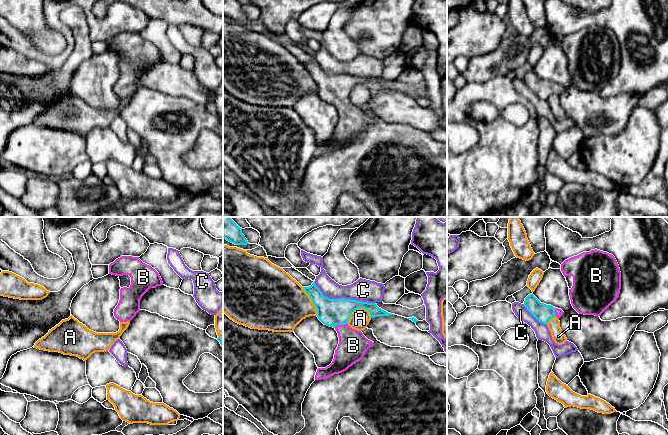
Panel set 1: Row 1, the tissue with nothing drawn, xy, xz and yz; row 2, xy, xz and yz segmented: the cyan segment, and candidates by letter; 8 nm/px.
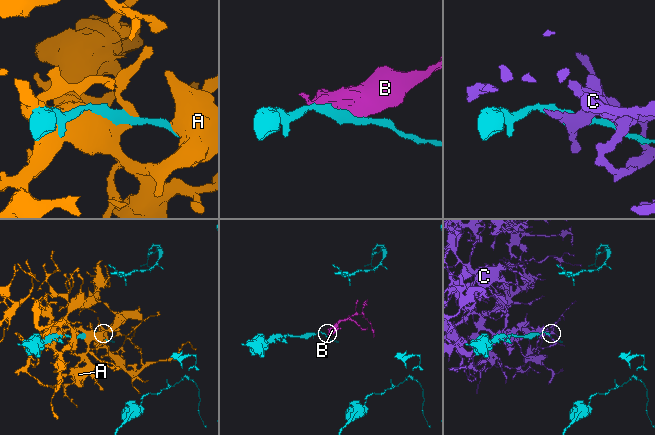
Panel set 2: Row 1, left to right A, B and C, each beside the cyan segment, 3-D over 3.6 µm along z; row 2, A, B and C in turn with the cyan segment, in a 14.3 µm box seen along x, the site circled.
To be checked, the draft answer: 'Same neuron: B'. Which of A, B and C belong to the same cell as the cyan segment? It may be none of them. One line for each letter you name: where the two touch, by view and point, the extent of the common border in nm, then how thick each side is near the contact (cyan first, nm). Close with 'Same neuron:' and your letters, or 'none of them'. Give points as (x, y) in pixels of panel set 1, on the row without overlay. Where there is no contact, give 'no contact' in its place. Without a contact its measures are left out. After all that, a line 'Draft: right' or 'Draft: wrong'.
B: xz (340, 100) | 120 nm | 220/220 nm
Same neuron: B
Draft: right

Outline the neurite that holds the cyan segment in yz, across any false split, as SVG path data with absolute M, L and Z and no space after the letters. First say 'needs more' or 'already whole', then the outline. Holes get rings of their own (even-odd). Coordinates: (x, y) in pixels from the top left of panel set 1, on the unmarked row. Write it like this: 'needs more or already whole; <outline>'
needs more; M533 69L525 74L524 82L541 99L547 100L552 94L558 95L563 91L561 85L541 79Z

